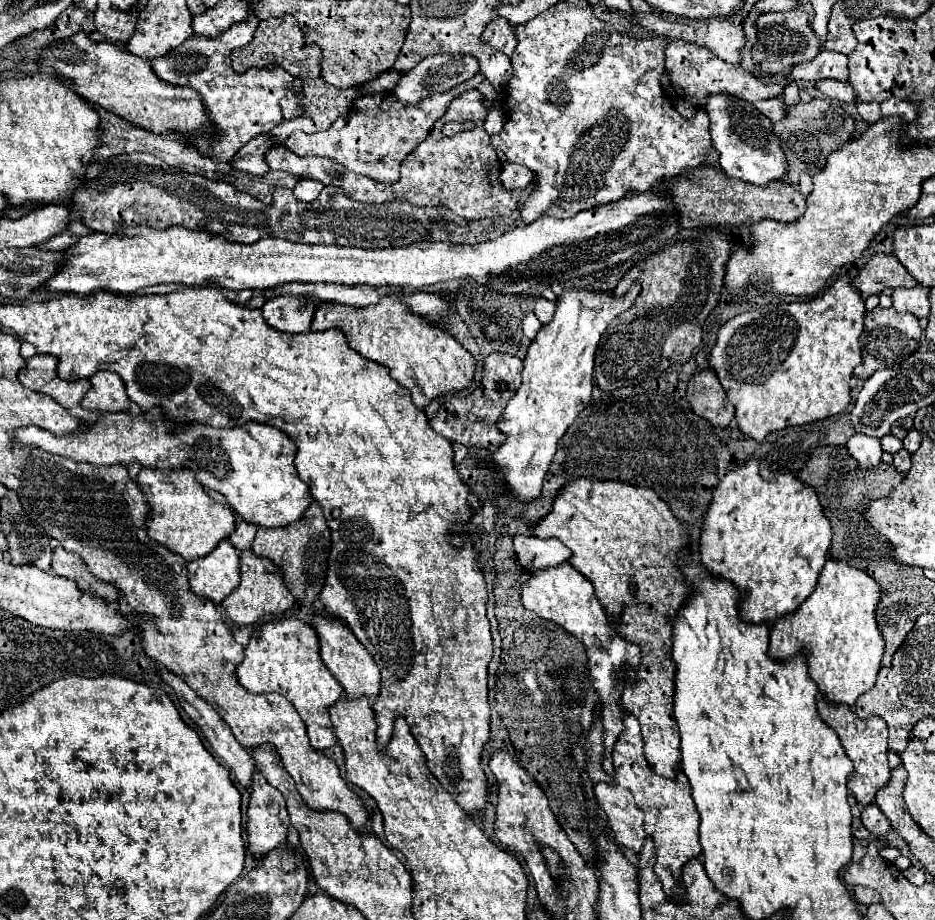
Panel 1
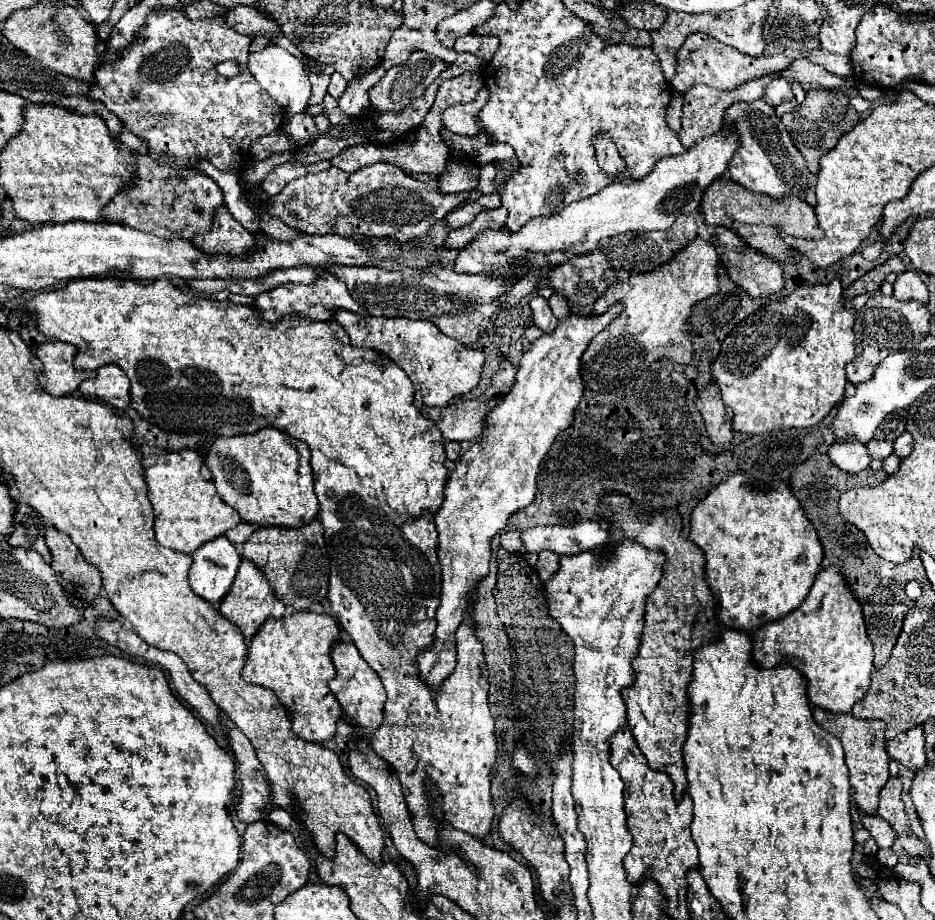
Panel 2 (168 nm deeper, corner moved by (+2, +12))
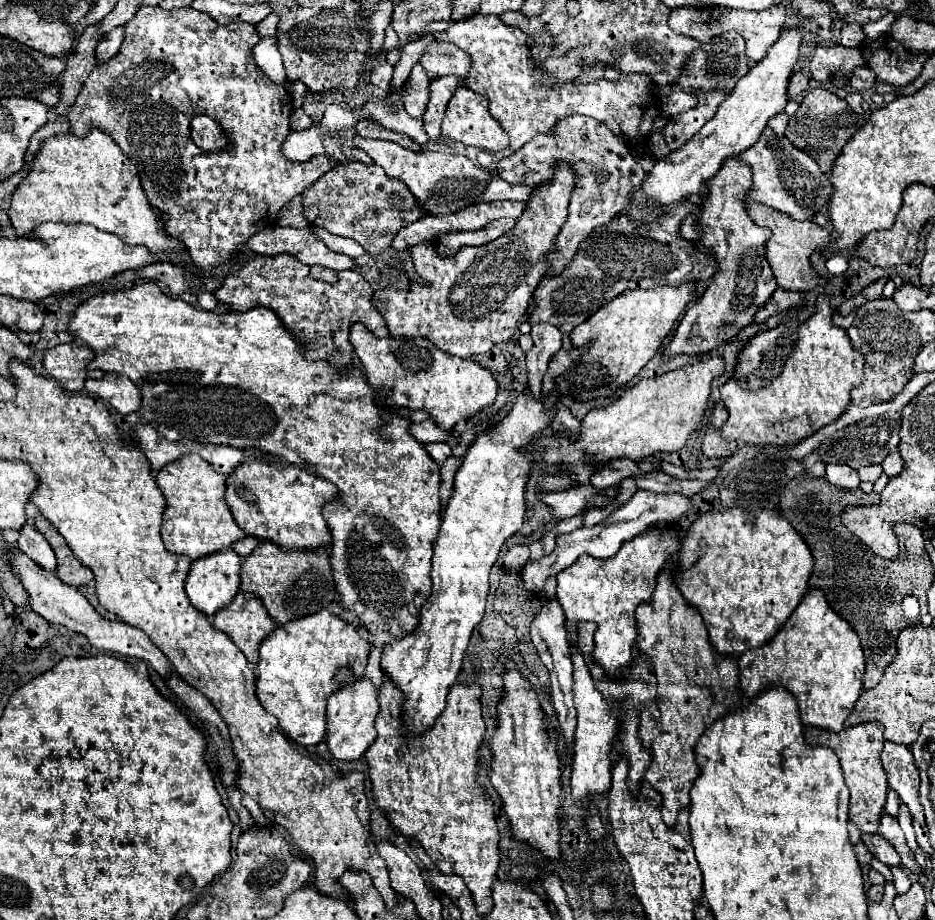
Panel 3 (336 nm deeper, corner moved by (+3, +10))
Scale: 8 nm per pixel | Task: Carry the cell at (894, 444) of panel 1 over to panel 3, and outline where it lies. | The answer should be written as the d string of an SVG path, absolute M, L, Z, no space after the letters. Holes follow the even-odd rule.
M871 464L871 466L865 466L863 470L859 470L859 476L861 476L861 480L865 480L865 482L875 482L881 474L883 474L881 464Z

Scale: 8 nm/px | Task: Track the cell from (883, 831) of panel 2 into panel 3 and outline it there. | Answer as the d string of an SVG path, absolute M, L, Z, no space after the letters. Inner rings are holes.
M861 834L861 840L869 848L869 852L877 860L881 860L883 864L887 864L887 866L901 866L899 854L893 850L893 846L885 838L879 838L879 834Z

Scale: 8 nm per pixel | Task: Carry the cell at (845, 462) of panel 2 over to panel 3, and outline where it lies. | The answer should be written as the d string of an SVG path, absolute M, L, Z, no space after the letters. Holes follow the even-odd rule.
M827 464L825 478L831 484L835 484L839 488L847 488L847 490L857 488L861 484L859 472L857 470L851 470L851 466L847 466L847 464Z

